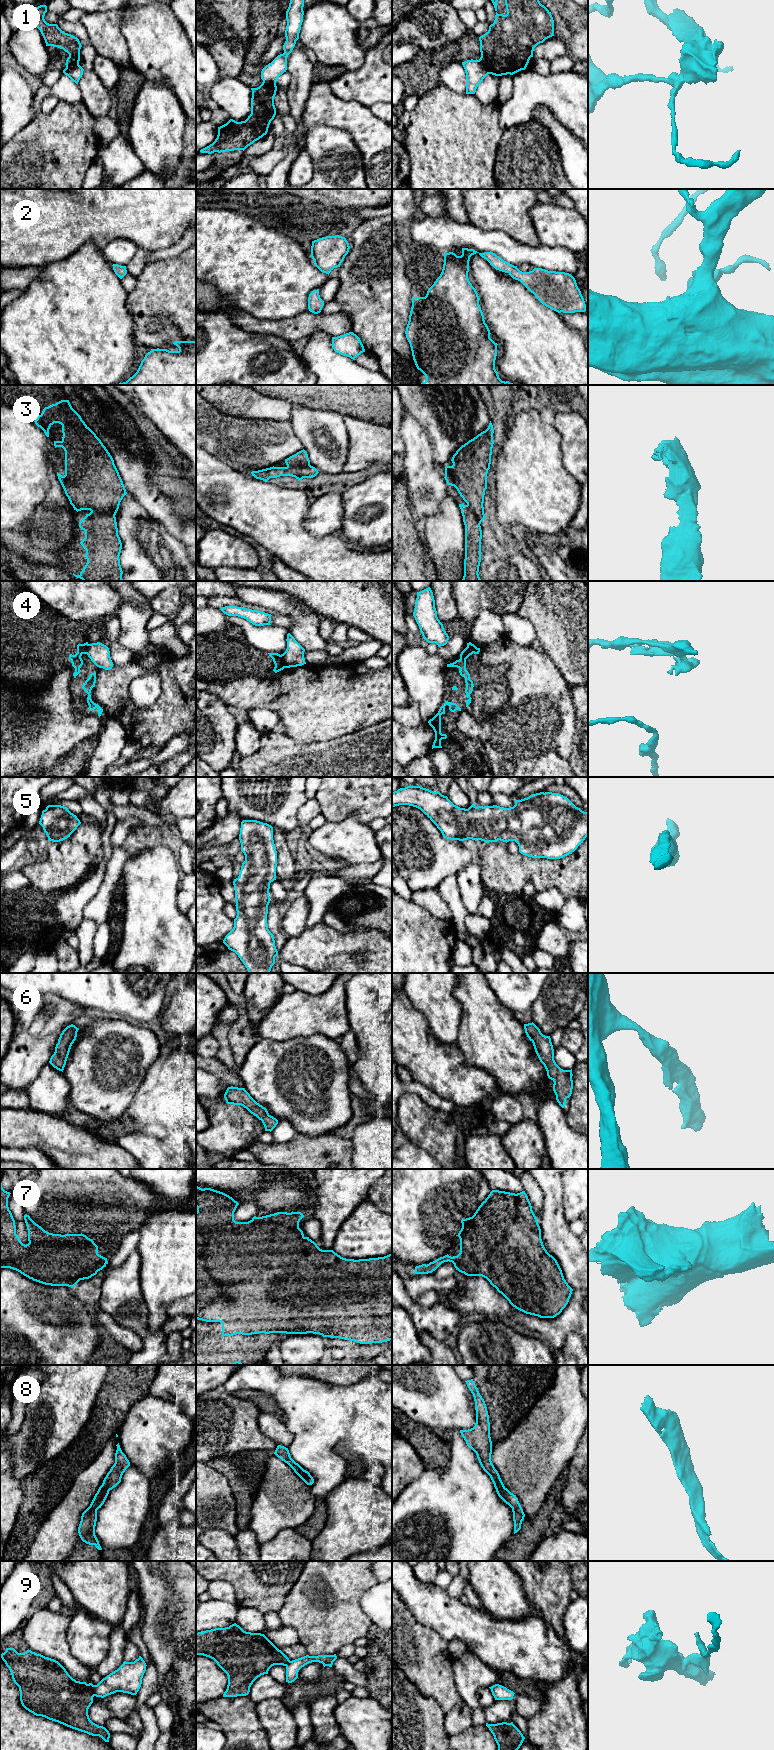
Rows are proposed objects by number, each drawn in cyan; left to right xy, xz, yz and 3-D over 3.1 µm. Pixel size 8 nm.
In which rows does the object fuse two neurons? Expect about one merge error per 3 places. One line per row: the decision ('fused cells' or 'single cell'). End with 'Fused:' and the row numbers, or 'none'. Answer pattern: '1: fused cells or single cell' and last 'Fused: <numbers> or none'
1: fused cells
2: single cell
3: single cell
4: fused cells
5: single cell
6: single cell
7: single cell
8: single cell
9: fused cells
Fused: 1, 4, 9

